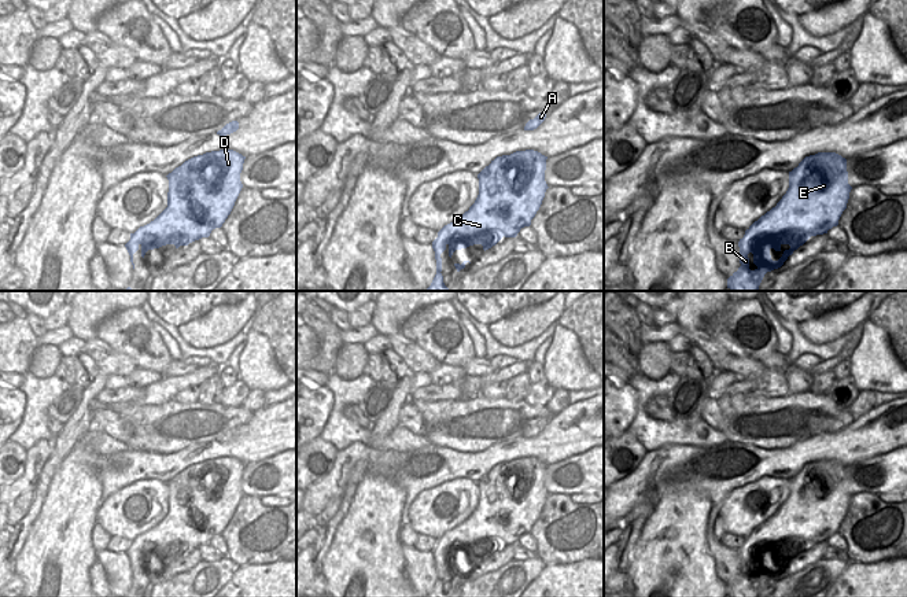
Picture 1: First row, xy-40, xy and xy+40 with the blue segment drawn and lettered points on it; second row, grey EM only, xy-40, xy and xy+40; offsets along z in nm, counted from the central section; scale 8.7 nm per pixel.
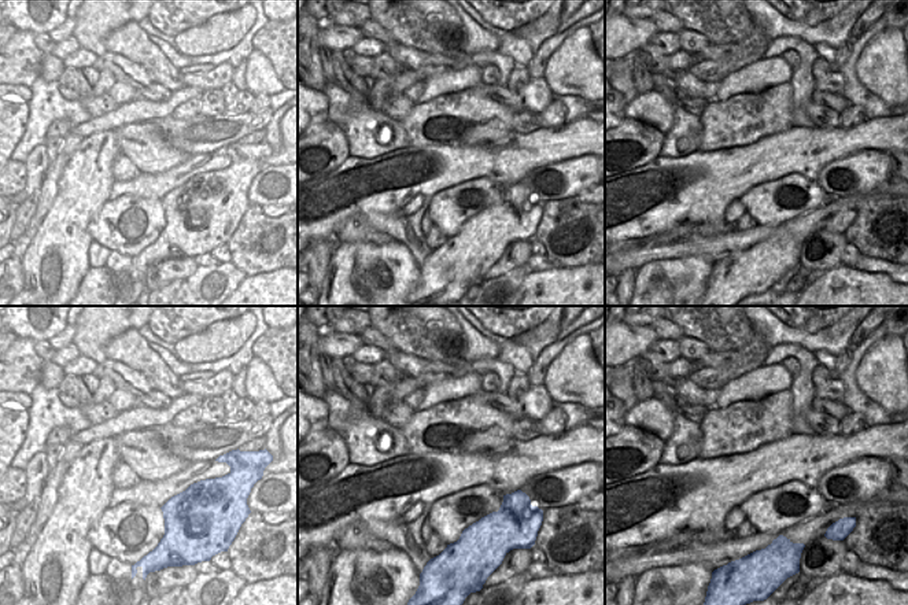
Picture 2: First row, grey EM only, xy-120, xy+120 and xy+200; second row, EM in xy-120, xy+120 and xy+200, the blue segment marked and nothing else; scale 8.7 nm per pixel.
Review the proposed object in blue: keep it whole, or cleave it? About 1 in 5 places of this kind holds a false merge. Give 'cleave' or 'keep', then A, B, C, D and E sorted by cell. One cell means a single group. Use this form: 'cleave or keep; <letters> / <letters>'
keep; A B C D E

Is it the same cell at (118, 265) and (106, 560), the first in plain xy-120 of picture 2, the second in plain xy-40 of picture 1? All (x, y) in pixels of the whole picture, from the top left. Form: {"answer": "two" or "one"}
{"answer": "two"}

